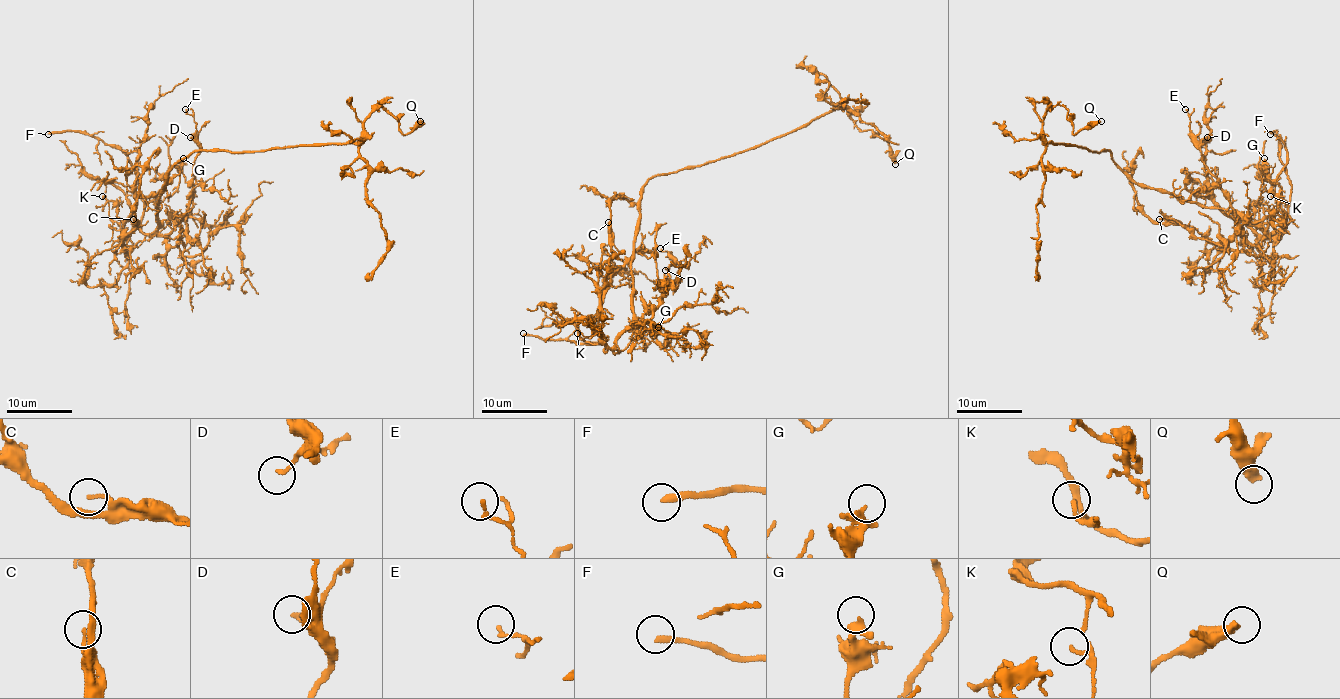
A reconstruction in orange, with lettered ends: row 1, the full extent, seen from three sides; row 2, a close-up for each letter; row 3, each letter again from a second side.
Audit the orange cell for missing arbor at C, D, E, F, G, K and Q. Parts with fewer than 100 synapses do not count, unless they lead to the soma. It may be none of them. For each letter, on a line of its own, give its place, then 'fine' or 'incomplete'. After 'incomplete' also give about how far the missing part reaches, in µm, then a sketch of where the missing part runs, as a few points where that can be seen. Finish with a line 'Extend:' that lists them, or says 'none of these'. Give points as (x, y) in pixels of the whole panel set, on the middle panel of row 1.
C: (608, 222) | fine
D: (665, 270) | fine
E: (660, 248) | fine
F: (523, 333) | incomplete | 100 µm
G: (658, 327) | fine
K: (577, 333) | fine
Q: (895, 164) | fine
Extend: F

